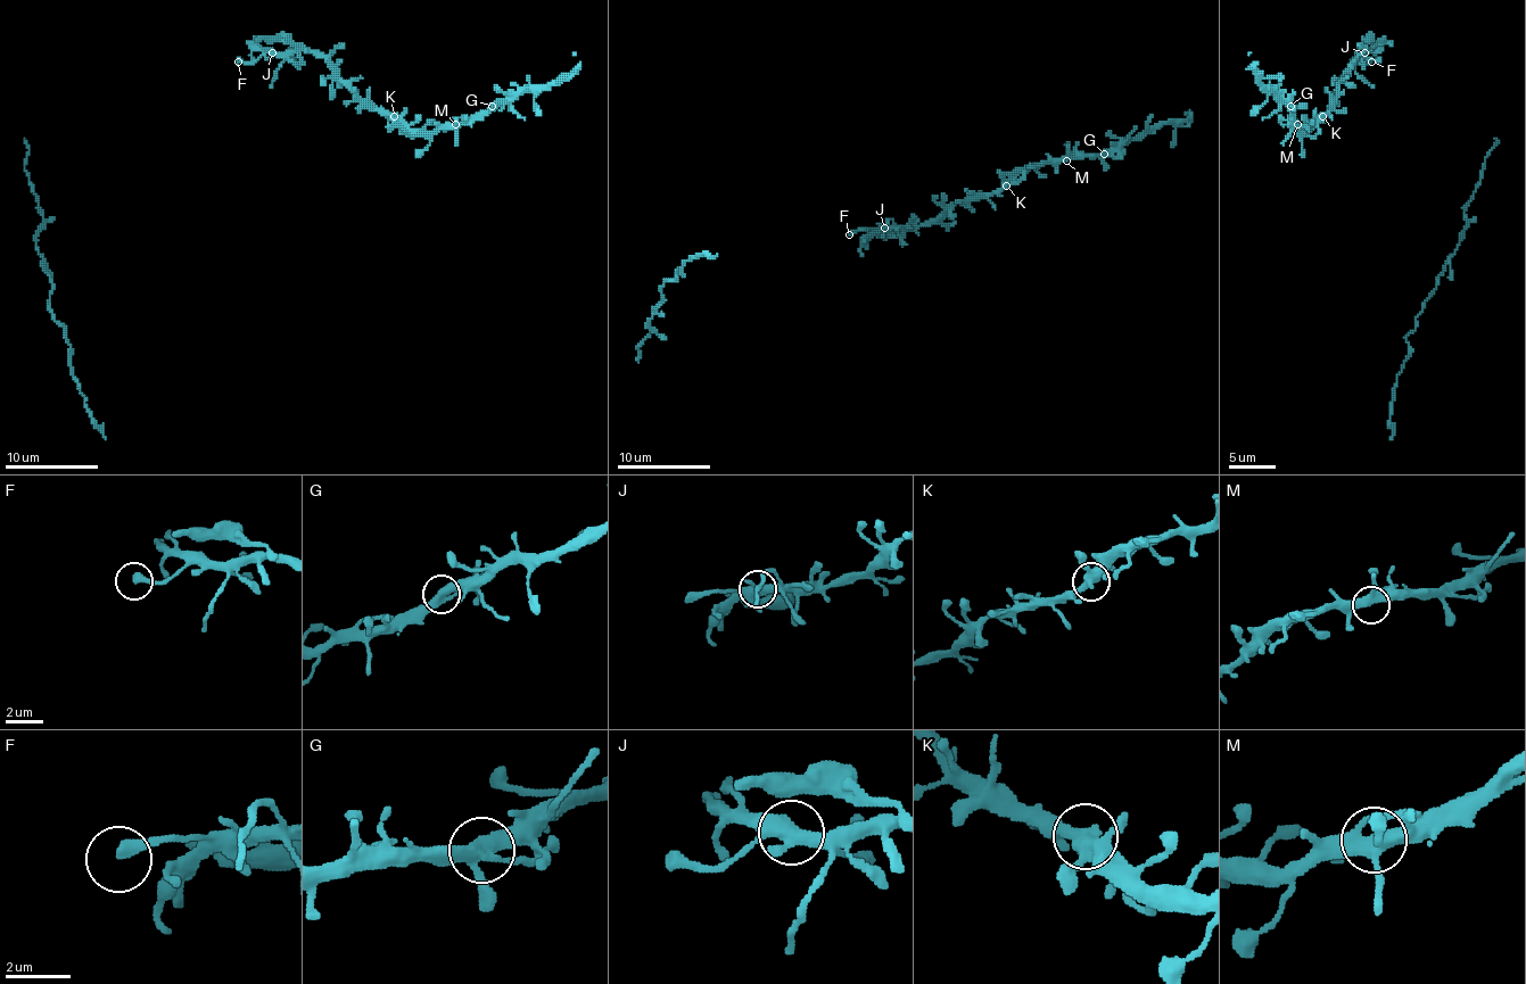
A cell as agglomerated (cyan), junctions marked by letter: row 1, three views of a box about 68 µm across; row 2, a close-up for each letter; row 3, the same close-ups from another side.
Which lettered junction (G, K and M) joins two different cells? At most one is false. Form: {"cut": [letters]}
{"cut": []}

